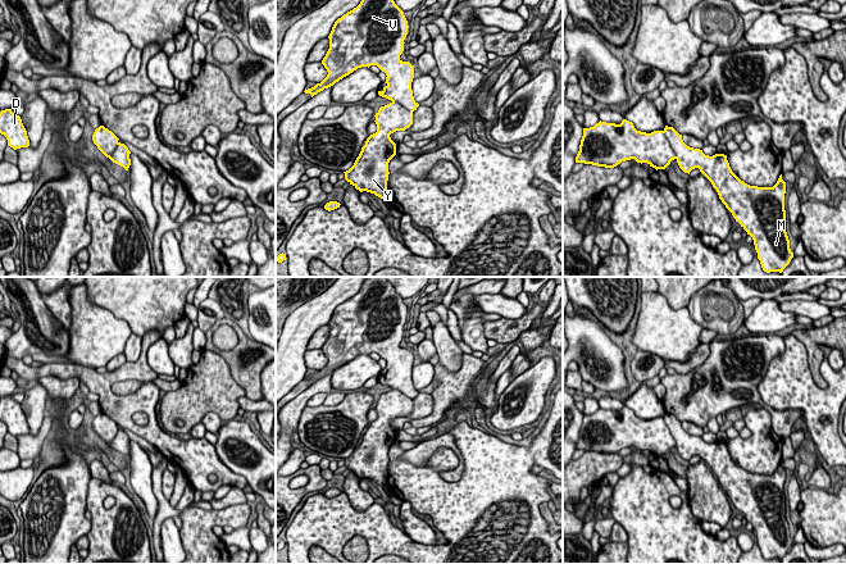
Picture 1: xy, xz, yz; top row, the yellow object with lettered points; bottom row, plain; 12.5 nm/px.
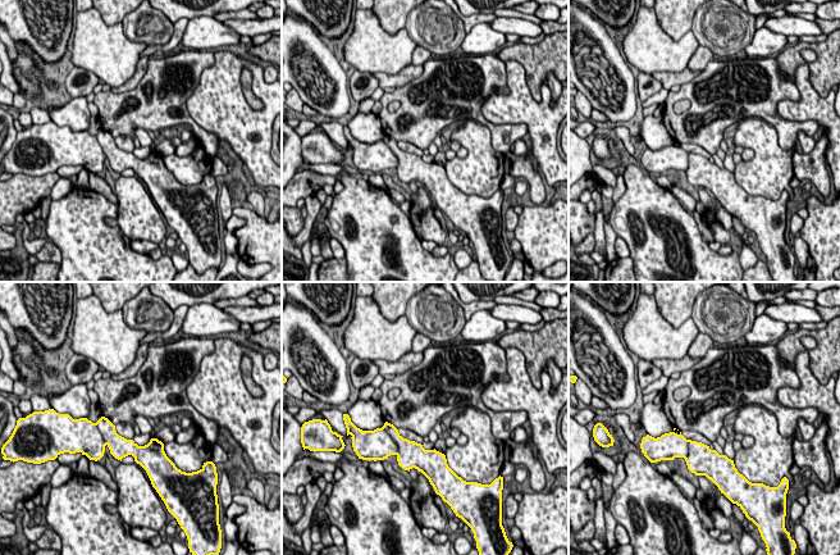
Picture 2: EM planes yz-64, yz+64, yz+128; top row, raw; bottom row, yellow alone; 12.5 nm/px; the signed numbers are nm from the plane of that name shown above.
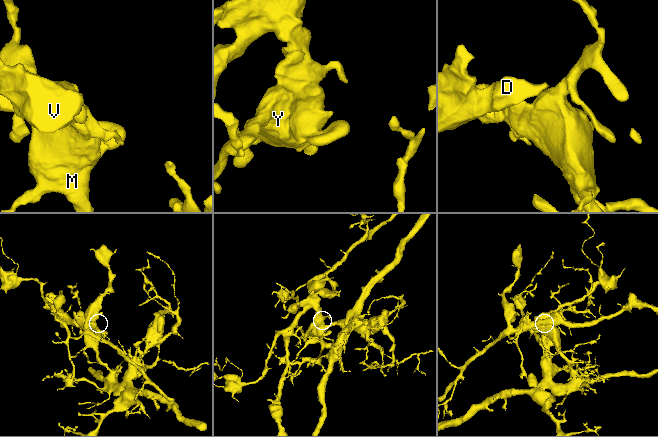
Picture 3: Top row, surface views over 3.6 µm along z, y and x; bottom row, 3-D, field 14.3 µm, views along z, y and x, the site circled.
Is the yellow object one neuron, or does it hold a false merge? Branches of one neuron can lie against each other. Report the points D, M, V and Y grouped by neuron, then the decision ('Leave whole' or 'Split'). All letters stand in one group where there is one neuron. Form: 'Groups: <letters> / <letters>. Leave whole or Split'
Groups: D V / M Y. Split

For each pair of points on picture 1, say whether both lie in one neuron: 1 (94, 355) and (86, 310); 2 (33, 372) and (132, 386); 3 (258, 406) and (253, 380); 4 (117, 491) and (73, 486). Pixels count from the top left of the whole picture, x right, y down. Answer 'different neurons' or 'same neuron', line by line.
1: same neuron
2: different neurons
3: different neurons
4: different neurons

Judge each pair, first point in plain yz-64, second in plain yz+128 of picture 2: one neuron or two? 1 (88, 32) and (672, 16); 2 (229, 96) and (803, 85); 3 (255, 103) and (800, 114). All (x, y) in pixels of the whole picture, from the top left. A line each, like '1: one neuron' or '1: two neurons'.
1: two neurons
2: one neuron
3: two neurons

